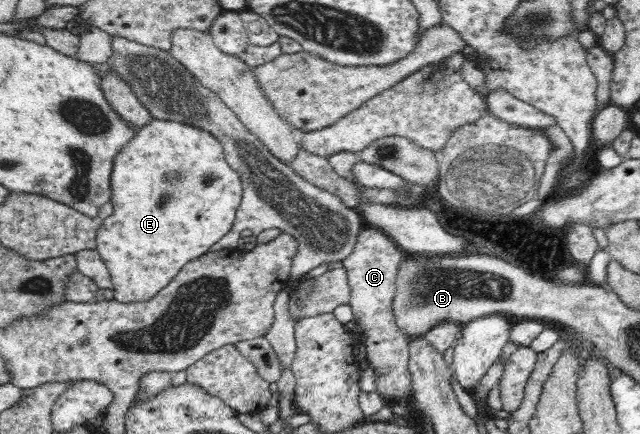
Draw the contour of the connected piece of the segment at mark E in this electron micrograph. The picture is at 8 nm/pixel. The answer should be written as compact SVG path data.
M152 119L139 128L114 155L109 200L112 215L99 226L96 250L111 274L117 302L153 300L186 263L206 254L232 231L243 200L243 184L224 156L222 143L213 134L192 125L160 119Z

